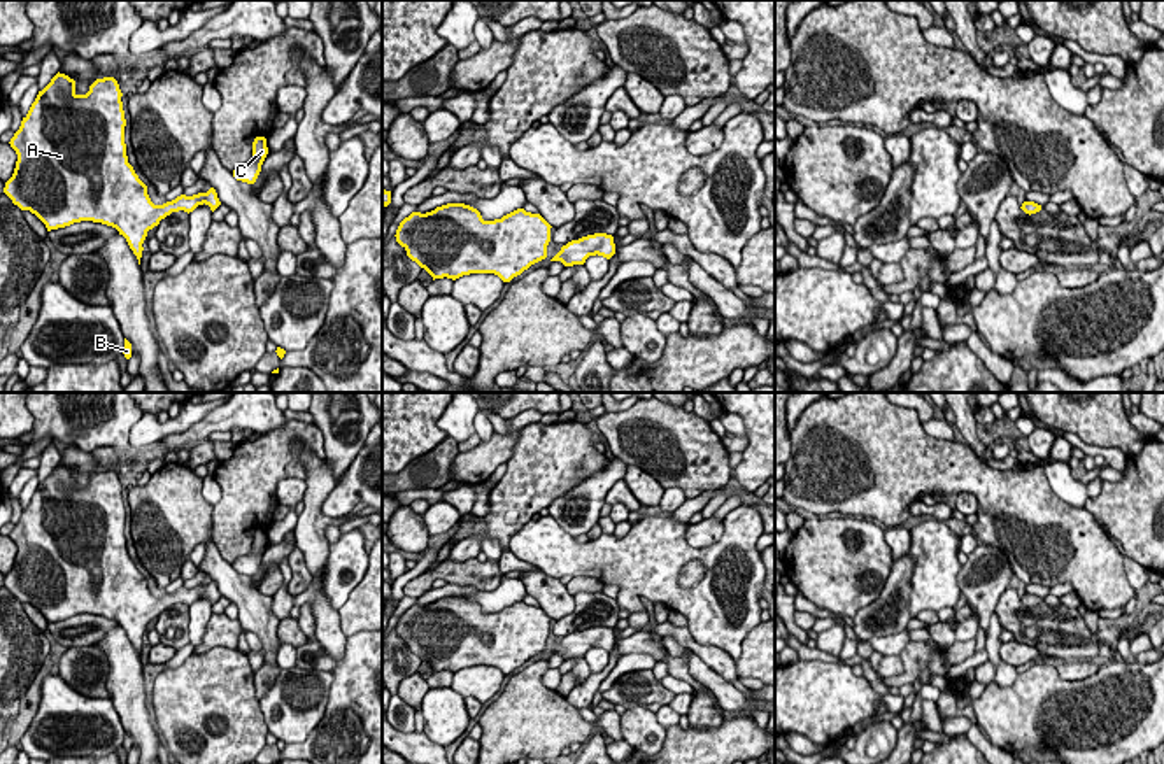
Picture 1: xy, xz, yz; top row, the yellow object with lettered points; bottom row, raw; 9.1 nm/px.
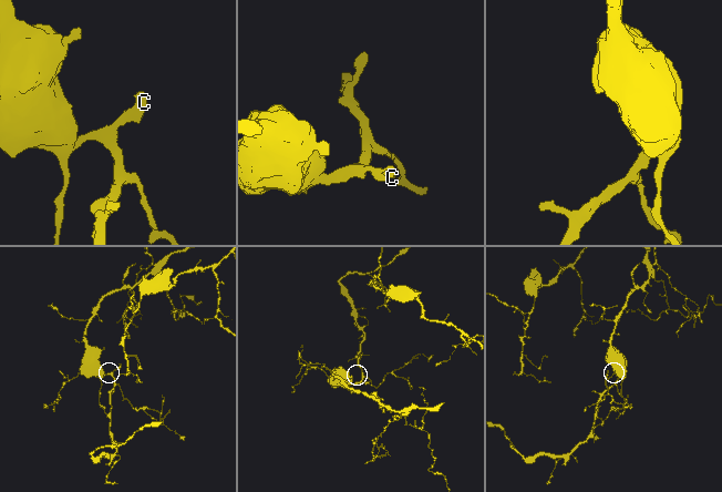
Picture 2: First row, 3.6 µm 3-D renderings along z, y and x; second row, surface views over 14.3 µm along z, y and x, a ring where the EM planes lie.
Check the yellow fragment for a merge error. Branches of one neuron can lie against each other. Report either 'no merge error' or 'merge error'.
no merge error

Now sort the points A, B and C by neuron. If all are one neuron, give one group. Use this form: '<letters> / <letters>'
A B C

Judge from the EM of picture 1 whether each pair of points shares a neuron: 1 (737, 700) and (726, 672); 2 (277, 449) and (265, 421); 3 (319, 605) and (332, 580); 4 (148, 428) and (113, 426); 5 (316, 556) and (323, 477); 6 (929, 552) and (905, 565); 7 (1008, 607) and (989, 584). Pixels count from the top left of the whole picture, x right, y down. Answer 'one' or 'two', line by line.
1: two
2: two
3: two
4: two
5: one
6: two
7: two

